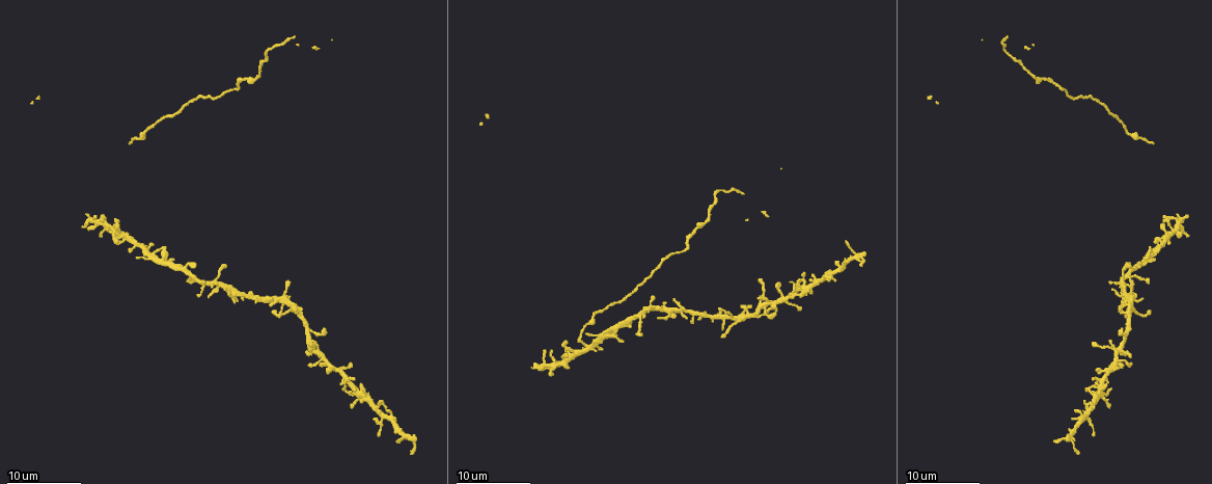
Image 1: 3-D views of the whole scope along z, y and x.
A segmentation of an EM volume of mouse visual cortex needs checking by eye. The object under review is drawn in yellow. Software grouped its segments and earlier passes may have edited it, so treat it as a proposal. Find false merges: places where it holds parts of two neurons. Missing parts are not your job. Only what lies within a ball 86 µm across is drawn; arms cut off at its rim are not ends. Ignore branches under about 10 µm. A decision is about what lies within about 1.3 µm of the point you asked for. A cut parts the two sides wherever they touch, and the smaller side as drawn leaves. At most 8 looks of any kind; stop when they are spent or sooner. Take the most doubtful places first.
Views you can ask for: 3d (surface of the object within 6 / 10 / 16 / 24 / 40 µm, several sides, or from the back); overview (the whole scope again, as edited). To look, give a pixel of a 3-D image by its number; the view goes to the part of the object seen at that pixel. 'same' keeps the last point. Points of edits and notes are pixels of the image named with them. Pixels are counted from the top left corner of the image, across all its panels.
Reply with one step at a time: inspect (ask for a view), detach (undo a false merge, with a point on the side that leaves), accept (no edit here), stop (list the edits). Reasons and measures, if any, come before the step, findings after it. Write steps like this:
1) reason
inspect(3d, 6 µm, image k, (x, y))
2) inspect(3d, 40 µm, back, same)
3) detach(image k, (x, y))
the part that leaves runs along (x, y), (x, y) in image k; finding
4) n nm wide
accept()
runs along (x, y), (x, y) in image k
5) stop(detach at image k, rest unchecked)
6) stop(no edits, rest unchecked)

three-way junction
inspect(3d, 16 µm, image 1, (576, 357))

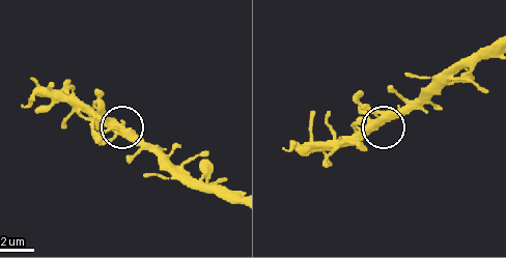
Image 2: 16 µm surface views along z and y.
inspect(3d, 16 µm, back, image 2, (382, 123))

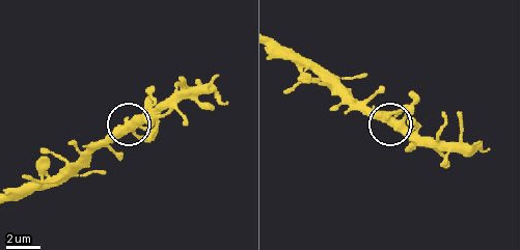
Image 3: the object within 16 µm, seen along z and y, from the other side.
3 arms
accept()
all the same neuron

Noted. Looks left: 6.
thick turns thin
inspect(3d, 16 µm, image 1, (688, 243))

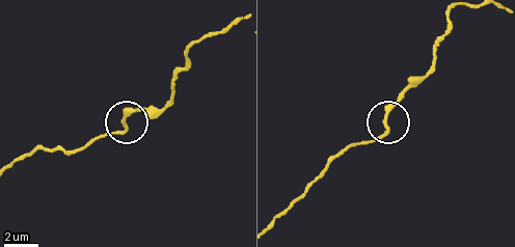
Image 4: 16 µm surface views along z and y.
inspect(3d, 16 µm, back, image 4, (385, 125))

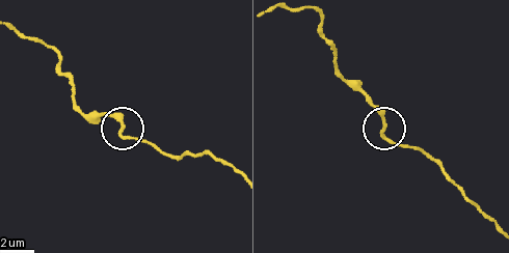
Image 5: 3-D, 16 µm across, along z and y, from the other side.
accept()
runs along (494, 225), (436, 163), (390, 137), (370, 97) in image 5; continuous, no second neuron

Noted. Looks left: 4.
two arms in line, one across
inspect(3d, 6 µm, image 1, (395, 421))

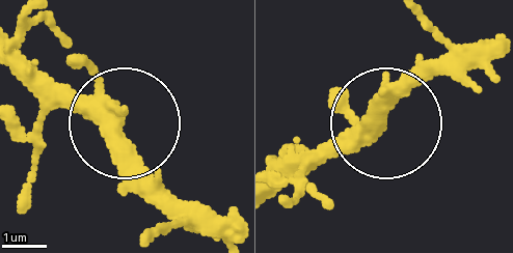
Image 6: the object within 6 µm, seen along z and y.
3 arms
accept()
continuous, no second neuron

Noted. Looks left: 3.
narrows sharply
inspect(3d, 10 µm, image 1, (762, 307))

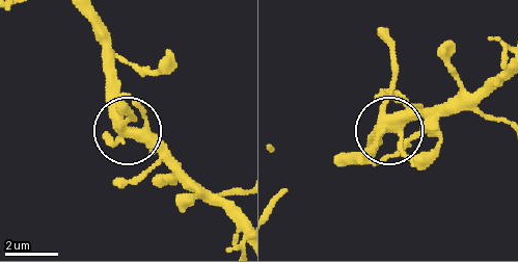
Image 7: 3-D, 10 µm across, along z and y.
accept()
runs along (84, 18), (104, 52), (104, 92), (113, 119), (183, 184) in image 7; all the same neuron

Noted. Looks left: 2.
stop(no edits, rest unchecked)

